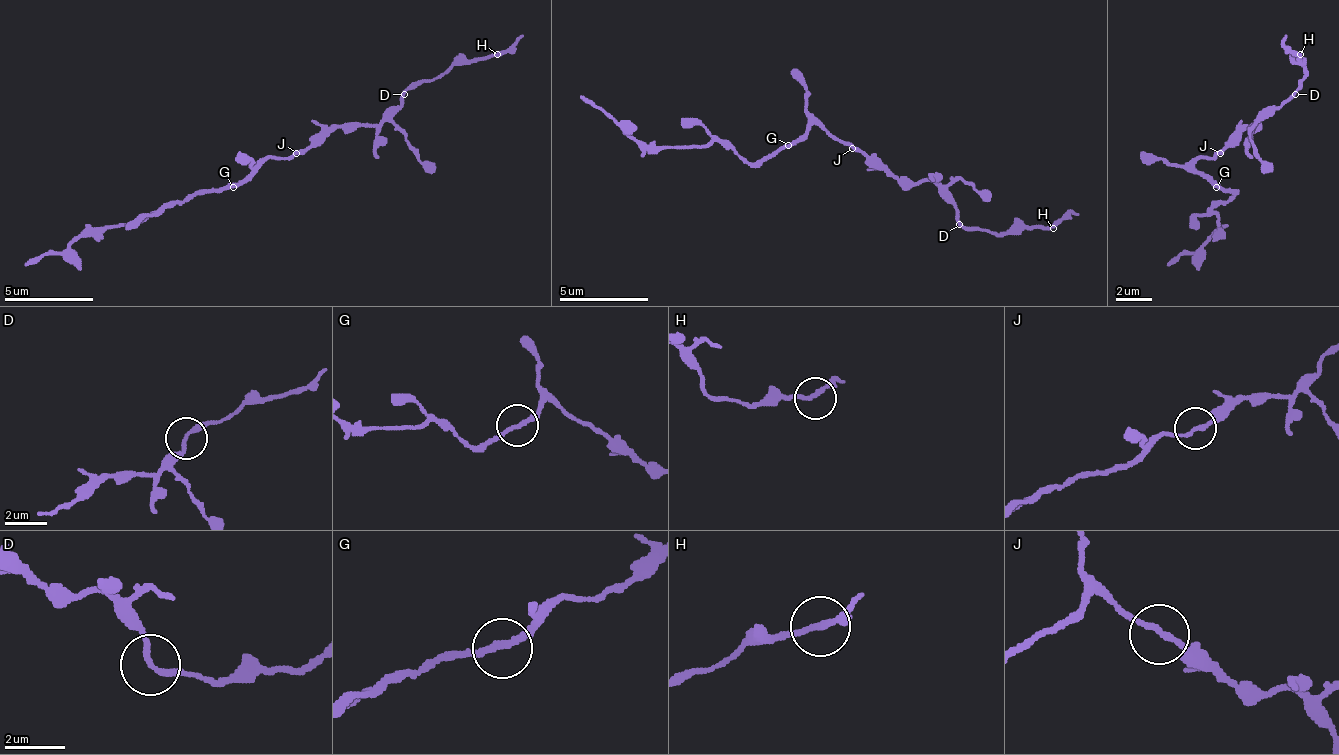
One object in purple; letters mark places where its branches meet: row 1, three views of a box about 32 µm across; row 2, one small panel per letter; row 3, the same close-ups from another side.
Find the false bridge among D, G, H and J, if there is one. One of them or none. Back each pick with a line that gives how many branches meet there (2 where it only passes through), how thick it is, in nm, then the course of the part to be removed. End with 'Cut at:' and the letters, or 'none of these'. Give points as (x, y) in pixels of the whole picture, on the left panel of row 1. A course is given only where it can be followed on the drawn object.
Cut at: none of these

